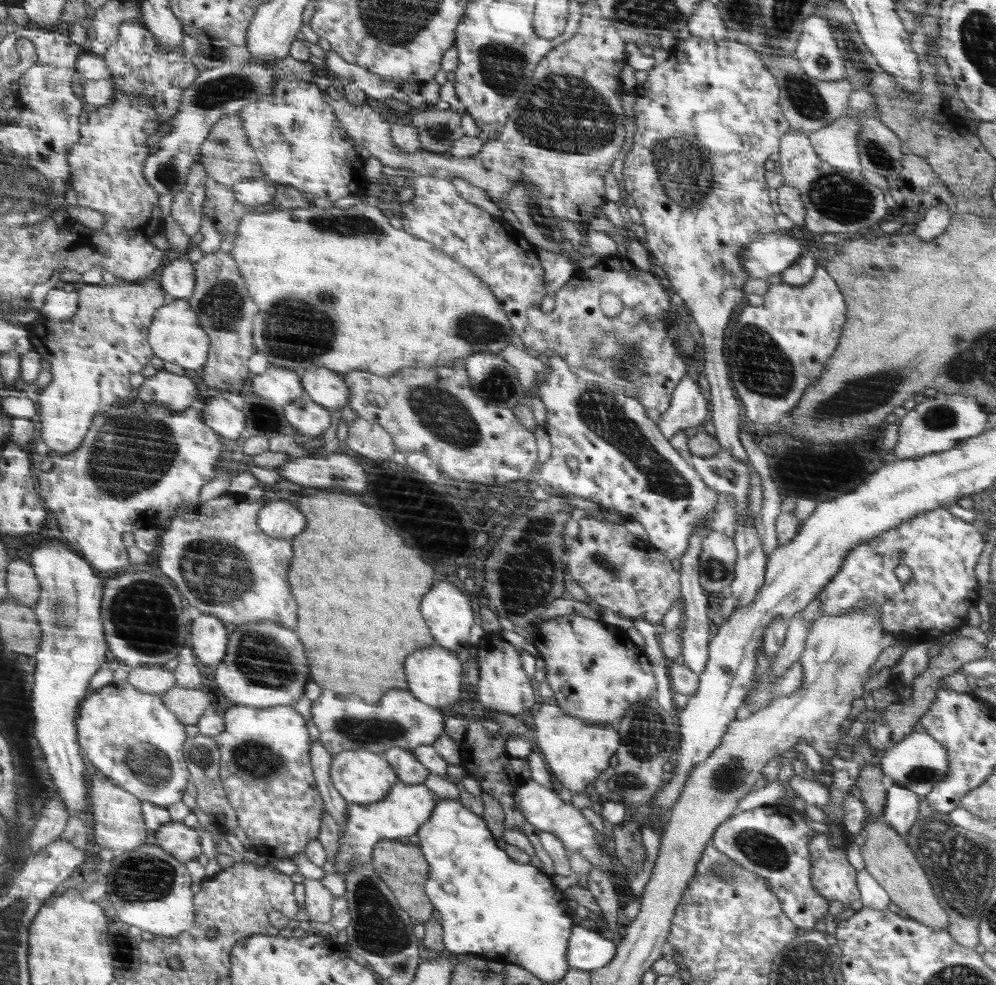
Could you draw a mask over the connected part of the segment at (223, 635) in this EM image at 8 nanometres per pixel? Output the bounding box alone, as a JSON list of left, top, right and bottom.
[194,614,230,664]

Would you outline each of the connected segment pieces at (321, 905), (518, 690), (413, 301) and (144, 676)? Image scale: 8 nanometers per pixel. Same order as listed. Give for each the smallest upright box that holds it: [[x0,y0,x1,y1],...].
[[305,879,335,923],[472,633,536,715],[232,203,513,376],[128,665,177,694]]

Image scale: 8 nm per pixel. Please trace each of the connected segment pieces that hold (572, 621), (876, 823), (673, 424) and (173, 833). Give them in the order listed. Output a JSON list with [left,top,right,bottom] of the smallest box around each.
[[531,613,657,724],[860,817,950,930],[657,371,710,440],[153,822,202,863]]

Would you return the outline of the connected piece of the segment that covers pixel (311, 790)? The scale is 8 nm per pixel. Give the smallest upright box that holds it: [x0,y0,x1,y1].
[217,705,322,859]

